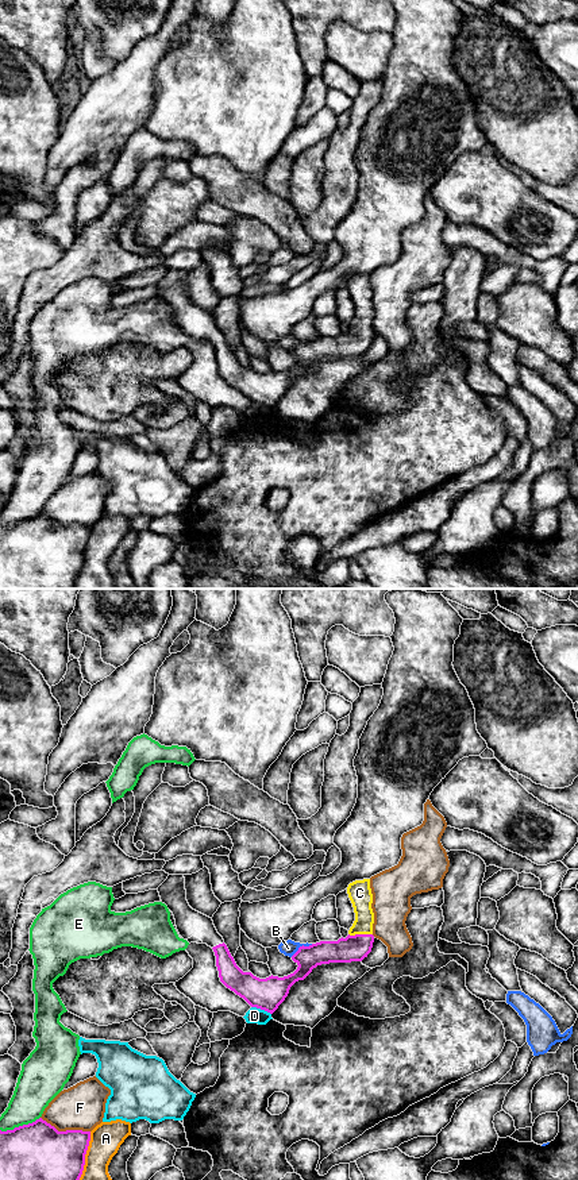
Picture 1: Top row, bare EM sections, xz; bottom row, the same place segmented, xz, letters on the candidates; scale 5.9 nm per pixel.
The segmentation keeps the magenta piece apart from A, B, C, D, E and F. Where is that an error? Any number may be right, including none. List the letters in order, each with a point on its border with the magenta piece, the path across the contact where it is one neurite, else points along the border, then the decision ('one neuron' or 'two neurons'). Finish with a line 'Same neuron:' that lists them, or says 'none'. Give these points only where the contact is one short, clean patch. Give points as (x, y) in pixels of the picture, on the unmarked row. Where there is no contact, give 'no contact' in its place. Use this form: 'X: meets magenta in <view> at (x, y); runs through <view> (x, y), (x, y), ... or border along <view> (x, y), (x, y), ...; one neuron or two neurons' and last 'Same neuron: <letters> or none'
A: meets magenta in xz at (84, 558); two neurons
B: meets magenta in xz at (301, 342); two neurons
C: meets magenta in xz at (361, 330); one neuron
D: meets magenta in xz at (261, 404); two neurons
E: meets magenta in xz at (19, 521); two neurons
F: meets magenta in xz at (66, 525); two neurons
Same neuron: C

